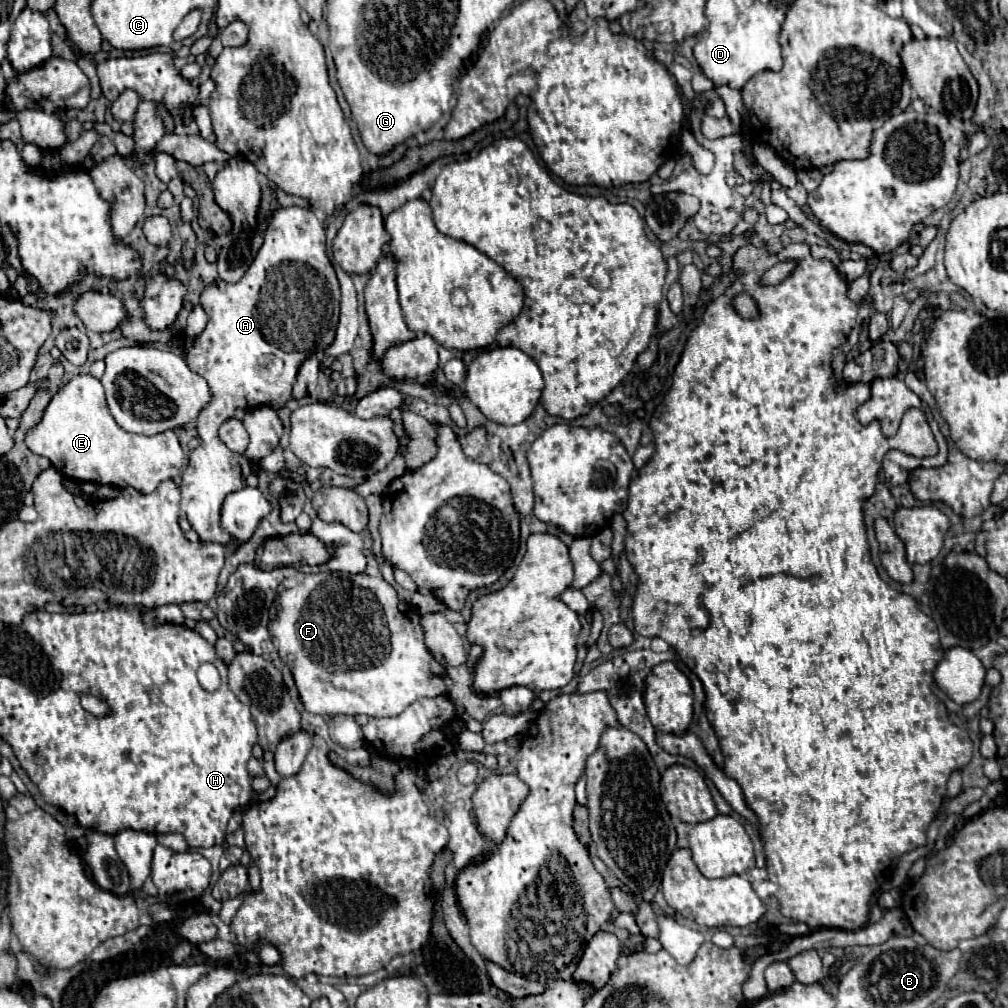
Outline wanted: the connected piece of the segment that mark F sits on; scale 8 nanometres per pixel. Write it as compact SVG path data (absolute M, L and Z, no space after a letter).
M327 571L315 573L315 575L297 573L297 575L285 579L279 585L275 605L277 607L273 607L273 615L271 615L271 621L269 621L269 635L271 635L273 645L279 651L279 657L291 667L293 677L295 677L295 683L297 683L297 689L299 689L299 697L301 697L301 701L303 701L303 705L305 705L305 709L309 713L317 713L317 715L339 715L339 713L343 713L343 715L359 715L359 713L365 713L369 717L395 717L407 705L411 705L413 701L417 701L421 697L439 697L439 695L445 695L453 687L453 679L447 675L445 665L441 665L431 655L431 651L425 645L425 633L423 633L421 623L419 623L421 621L421 615L417 611L413 611L411 605L401 603L397 599L395 589L389 583L385 583L383 579L375 579L375 577L369 577L365 573L363 575L353 575L353 577L349 573L327 573Z

